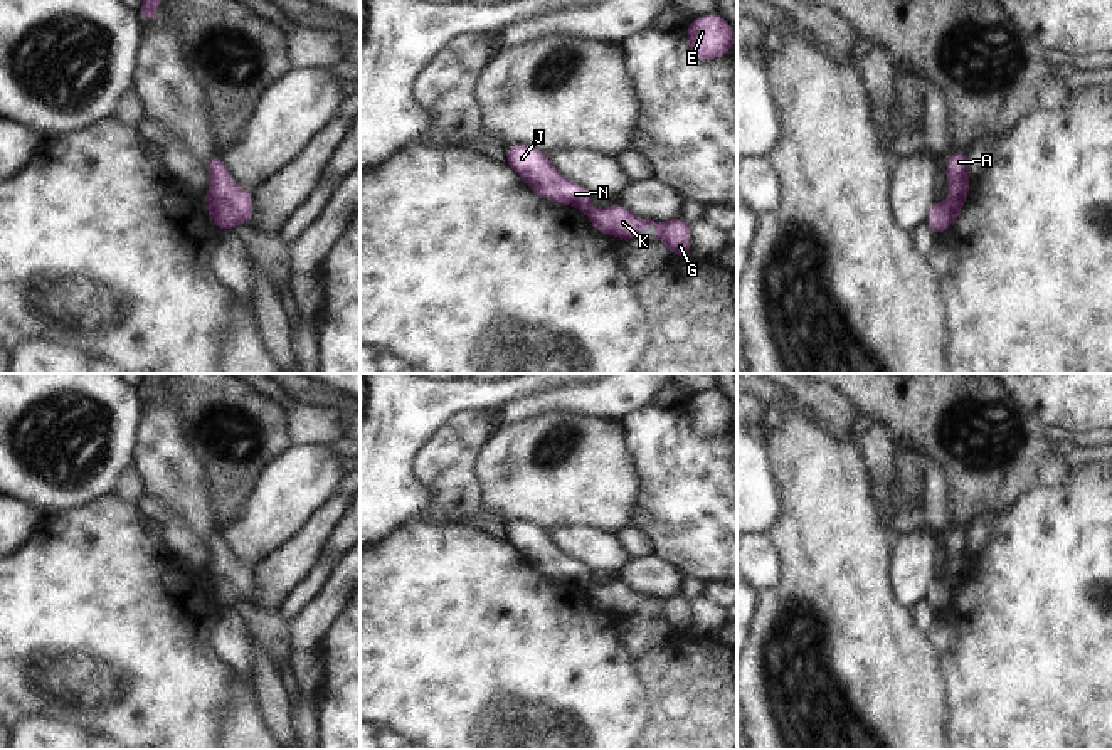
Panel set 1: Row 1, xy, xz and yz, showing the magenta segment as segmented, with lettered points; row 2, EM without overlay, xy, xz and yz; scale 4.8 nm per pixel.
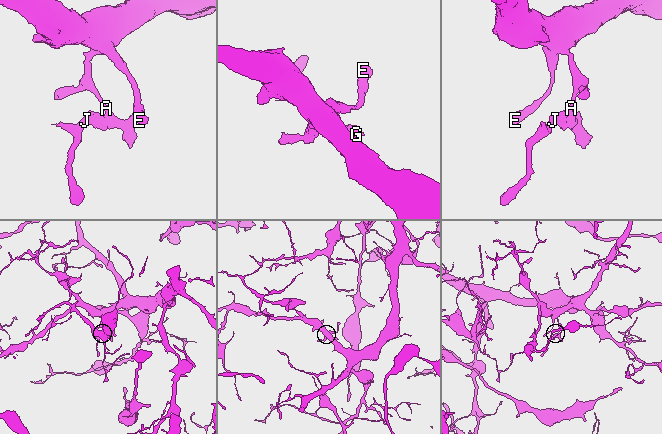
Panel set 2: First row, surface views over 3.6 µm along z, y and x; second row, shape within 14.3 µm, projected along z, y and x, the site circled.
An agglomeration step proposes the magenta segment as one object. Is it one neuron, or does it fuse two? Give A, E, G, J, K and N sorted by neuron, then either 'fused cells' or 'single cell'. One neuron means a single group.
A E G K / J N | fused cells

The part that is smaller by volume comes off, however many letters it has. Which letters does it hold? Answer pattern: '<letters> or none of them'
J, N

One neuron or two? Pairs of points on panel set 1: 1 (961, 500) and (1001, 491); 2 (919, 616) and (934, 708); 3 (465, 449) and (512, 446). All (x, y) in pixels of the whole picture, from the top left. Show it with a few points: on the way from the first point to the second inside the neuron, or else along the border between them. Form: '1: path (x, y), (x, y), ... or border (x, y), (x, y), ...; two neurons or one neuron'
1: path (971, 495), (974, 491), (991, 491); one neuron
2: border (910, 609), (914, 624), (927, 634); two neurons
3: border (495, 431), (476, 458), (475, 481), (478, 486); two neurons

